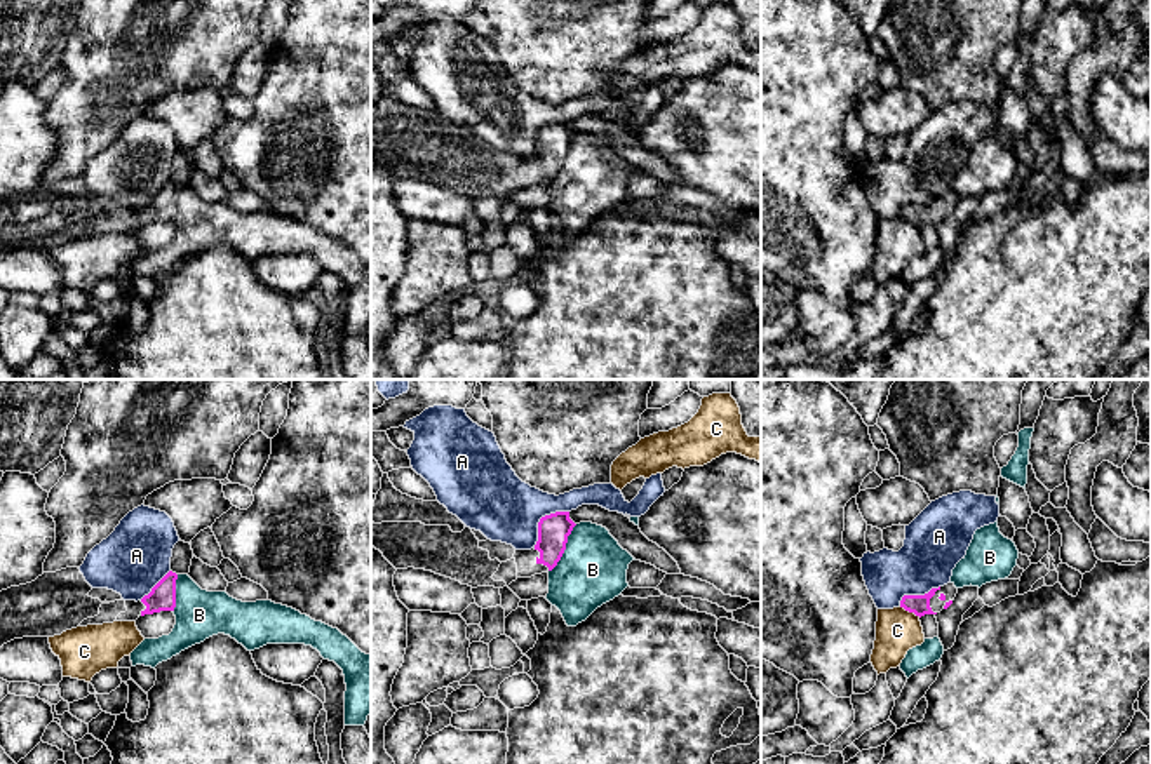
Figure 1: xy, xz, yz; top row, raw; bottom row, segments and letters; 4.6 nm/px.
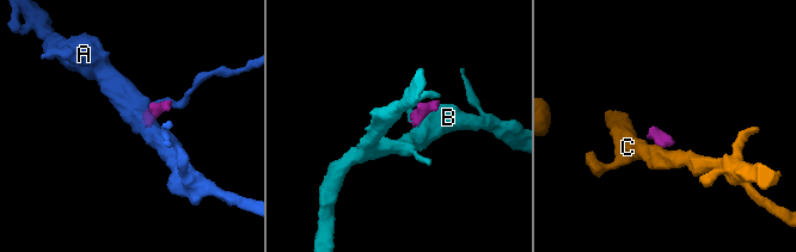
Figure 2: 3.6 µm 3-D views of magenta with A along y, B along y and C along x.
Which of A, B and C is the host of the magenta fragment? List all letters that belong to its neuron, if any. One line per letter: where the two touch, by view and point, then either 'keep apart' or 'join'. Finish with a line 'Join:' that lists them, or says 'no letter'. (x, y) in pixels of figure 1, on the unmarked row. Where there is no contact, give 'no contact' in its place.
A: xz (540, 129) | keep apart
B: xz (565, 159) | keep apart
C: yz (909, 221) | keep apart
Join: no letter

